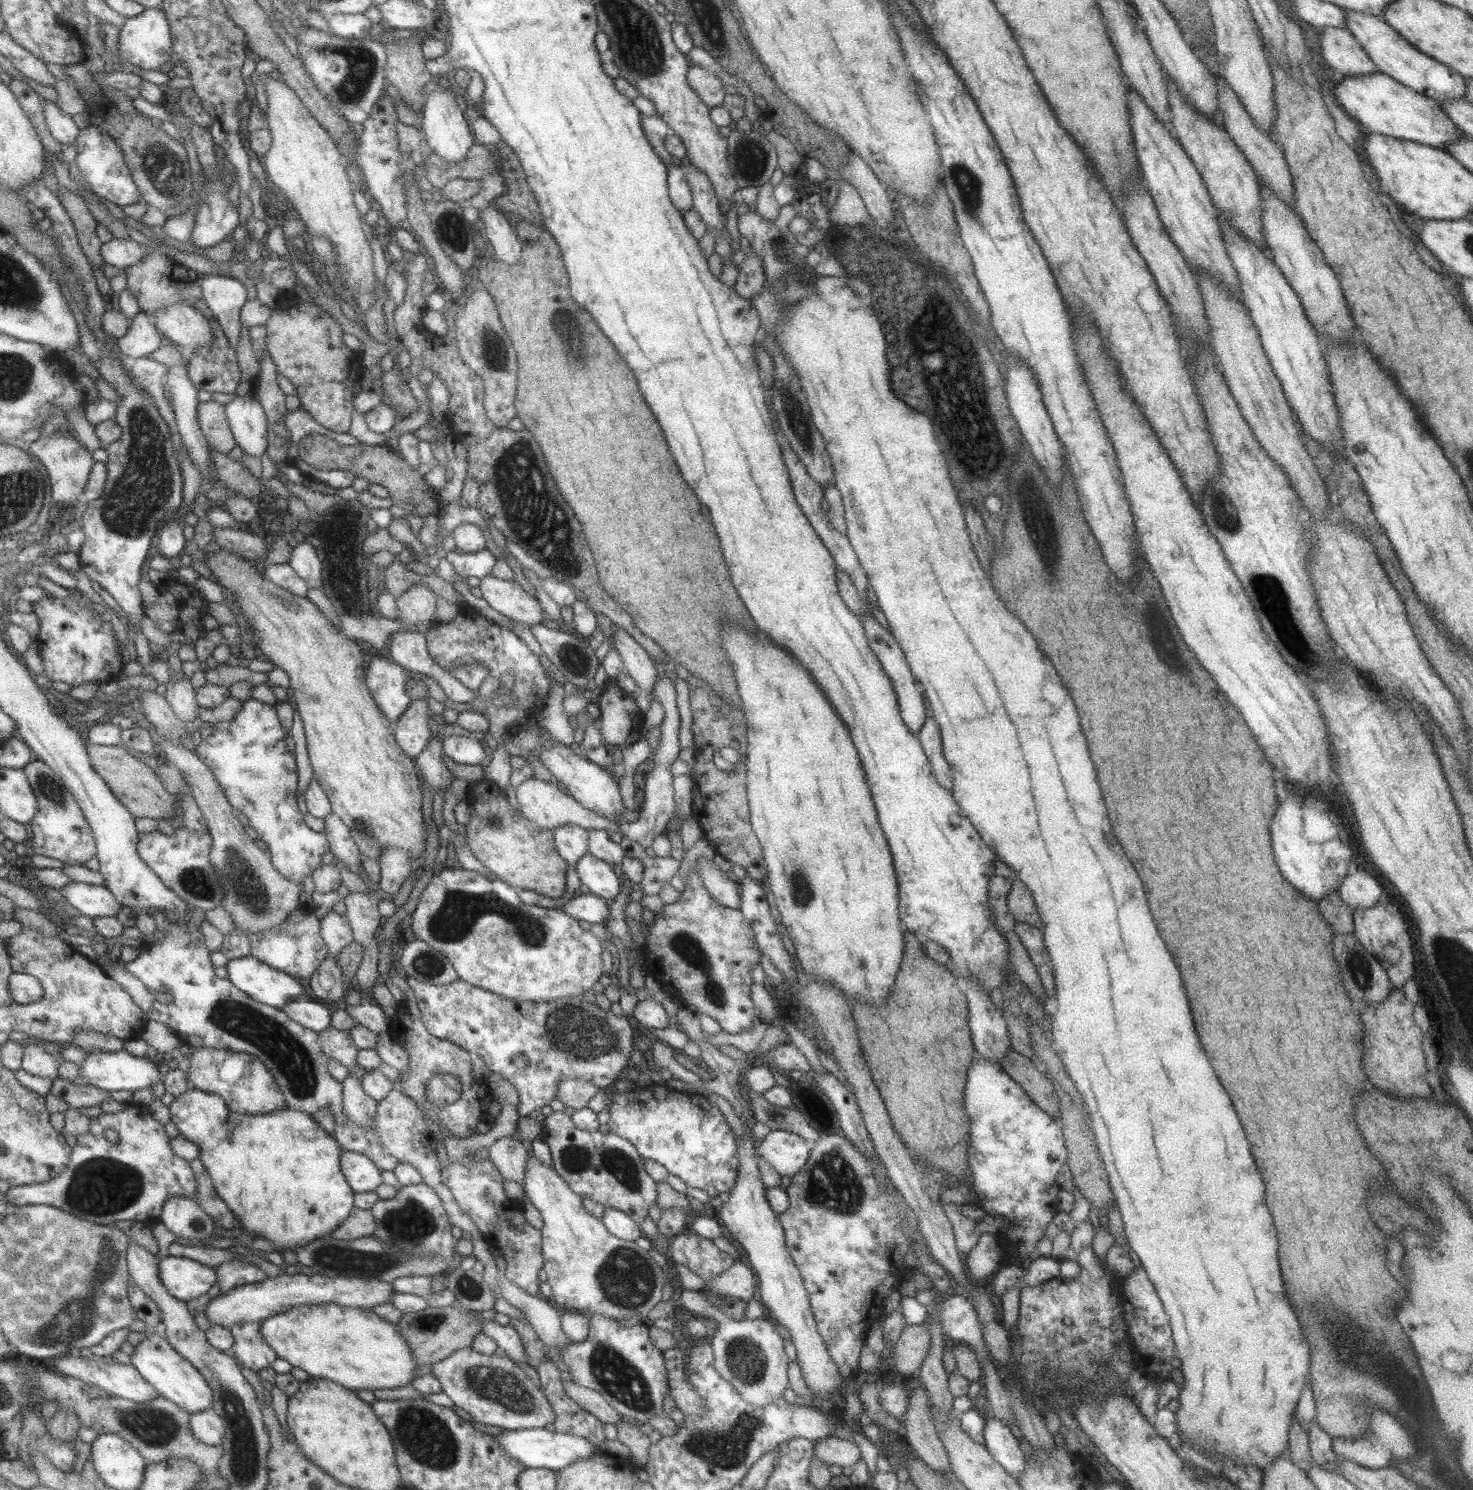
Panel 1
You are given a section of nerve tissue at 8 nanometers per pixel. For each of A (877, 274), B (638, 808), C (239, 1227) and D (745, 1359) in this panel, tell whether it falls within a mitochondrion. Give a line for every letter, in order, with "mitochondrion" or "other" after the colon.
A: mitochondrion
B: other
C: other
D: mitochondrion

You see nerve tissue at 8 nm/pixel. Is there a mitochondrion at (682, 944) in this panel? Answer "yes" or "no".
yes

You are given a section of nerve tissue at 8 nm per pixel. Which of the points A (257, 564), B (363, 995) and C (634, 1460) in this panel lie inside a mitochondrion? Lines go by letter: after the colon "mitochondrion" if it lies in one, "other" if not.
A: other
B: other
C: other

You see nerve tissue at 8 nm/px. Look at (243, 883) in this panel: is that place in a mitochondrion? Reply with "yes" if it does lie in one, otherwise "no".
yes

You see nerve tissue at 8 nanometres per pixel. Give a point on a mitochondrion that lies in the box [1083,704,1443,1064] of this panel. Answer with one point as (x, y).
(1359, 964)

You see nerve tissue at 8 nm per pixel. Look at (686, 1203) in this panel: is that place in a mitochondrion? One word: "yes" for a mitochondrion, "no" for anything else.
no

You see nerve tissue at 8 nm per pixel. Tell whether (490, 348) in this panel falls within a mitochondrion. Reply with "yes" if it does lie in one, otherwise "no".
yes

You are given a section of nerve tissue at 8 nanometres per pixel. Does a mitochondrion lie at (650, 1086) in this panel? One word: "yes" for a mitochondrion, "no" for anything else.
no

